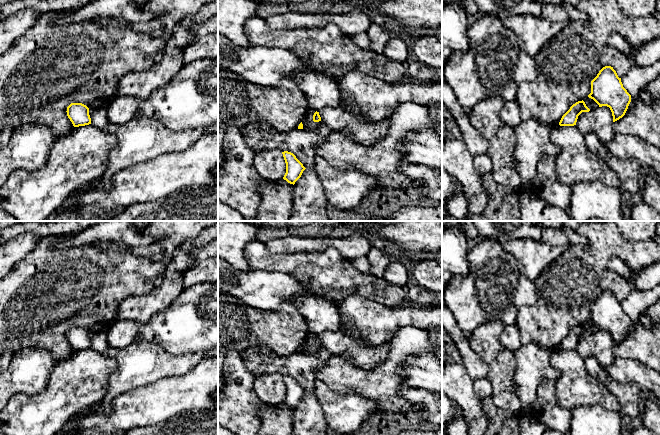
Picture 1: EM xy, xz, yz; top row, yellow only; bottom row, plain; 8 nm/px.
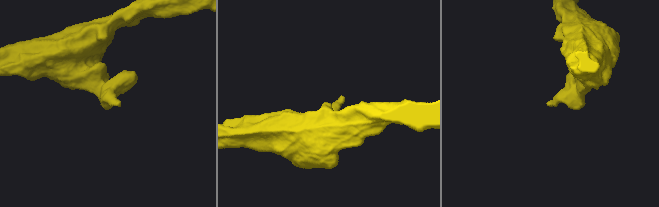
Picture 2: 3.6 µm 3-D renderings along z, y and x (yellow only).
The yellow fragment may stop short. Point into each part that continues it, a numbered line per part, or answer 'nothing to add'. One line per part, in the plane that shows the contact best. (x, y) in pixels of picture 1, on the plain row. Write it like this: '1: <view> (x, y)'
nothing to add

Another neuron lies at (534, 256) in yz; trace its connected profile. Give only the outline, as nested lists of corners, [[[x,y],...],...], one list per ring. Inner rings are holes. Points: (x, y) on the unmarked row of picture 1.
[[[524,238],[507,242],[503,247],[518,259],[526,277],[534,282],[547,266],[568,249],[569,244],[553,246],[541,240]]]

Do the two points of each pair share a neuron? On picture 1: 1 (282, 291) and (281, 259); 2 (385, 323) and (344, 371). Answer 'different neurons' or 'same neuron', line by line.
1: different neurons
2: different neurons

